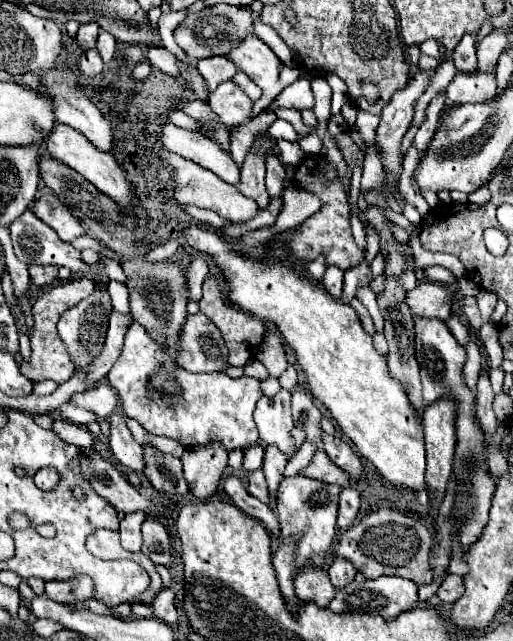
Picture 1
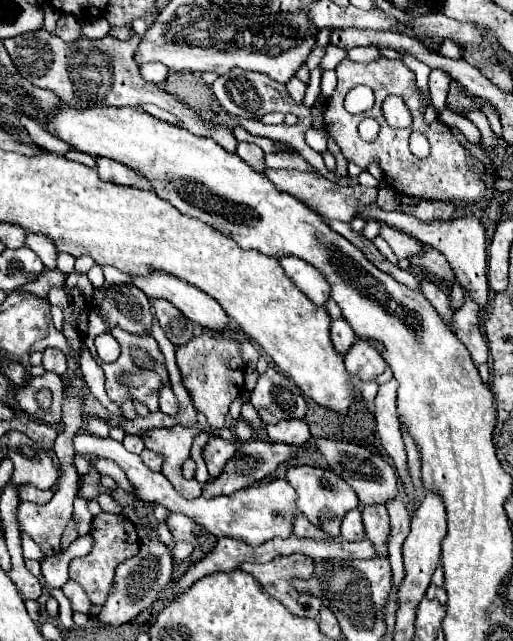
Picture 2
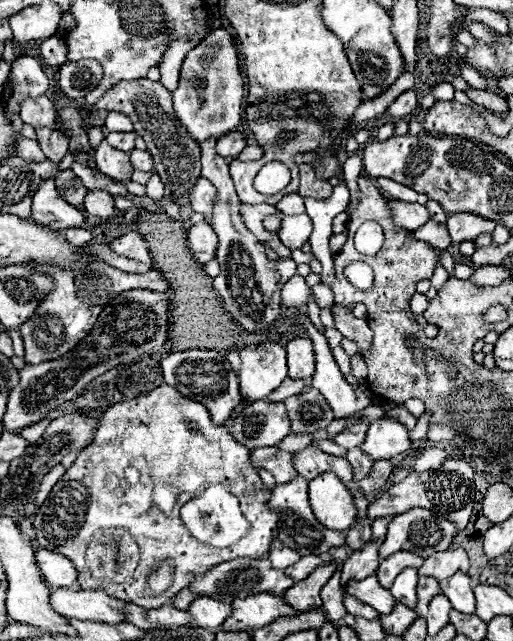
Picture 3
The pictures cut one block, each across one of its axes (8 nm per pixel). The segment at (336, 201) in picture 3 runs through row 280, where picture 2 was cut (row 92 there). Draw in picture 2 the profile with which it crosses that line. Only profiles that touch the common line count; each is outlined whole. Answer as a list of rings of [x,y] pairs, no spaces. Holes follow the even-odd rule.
[[[326,70],[324,76],[322,76],[322,94],[326,98],[330,98],[334,88],[336,88],[336,72],[334,70]]]

